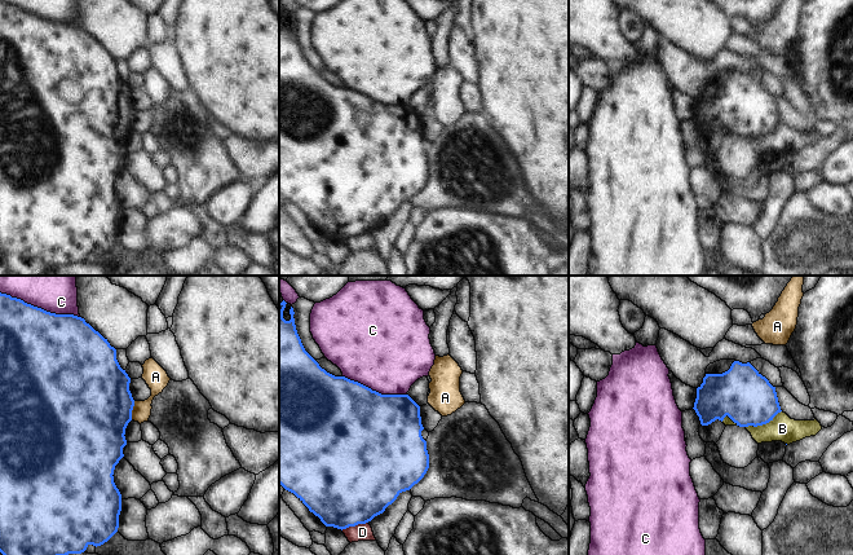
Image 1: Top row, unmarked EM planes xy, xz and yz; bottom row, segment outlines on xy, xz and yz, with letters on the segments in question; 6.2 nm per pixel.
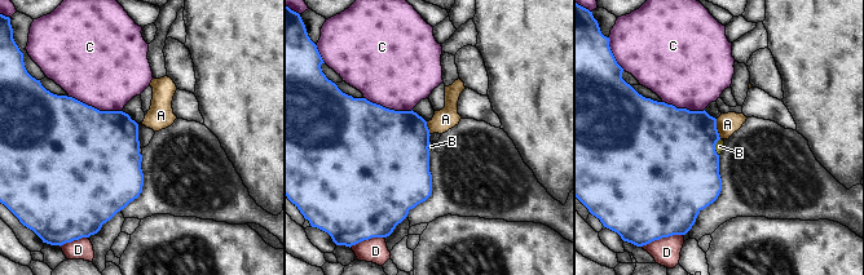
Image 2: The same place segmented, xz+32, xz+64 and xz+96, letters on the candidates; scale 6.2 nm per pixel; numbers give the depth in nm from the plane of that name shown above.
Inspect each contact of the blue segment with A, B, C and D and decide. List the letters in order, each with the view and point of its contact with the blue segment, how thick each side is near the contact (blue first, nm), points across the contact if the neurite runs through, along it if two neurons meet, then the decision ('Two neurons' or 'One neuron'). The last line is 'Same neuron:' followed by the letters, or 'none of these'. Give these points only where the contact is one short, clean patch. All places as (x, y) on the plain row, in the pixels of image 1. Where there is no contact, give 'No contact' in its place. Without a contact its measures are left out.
A: Touches blue at xy (132, 119). Thickness 500 nm (blue) against 140 nm. Boundary: xy (135, 111), (131, 130). Two neurons
B: Touches blue at yz (763, 133). Thickness 340 nm (blue) against 160 nm. Two neurons
C: Touches blue at xy (40, 18). Thickness 480 nm (blue) against 160 nm. Two neurons
D: Touches blue at xz (354, 236). Thickness 500 nm (blue) against 110 nm. Two neurons
Same neuron: none of these

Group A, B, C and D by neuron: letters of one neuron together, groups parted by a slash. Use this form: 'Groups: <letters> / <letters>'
Groups: A / B / C / D

